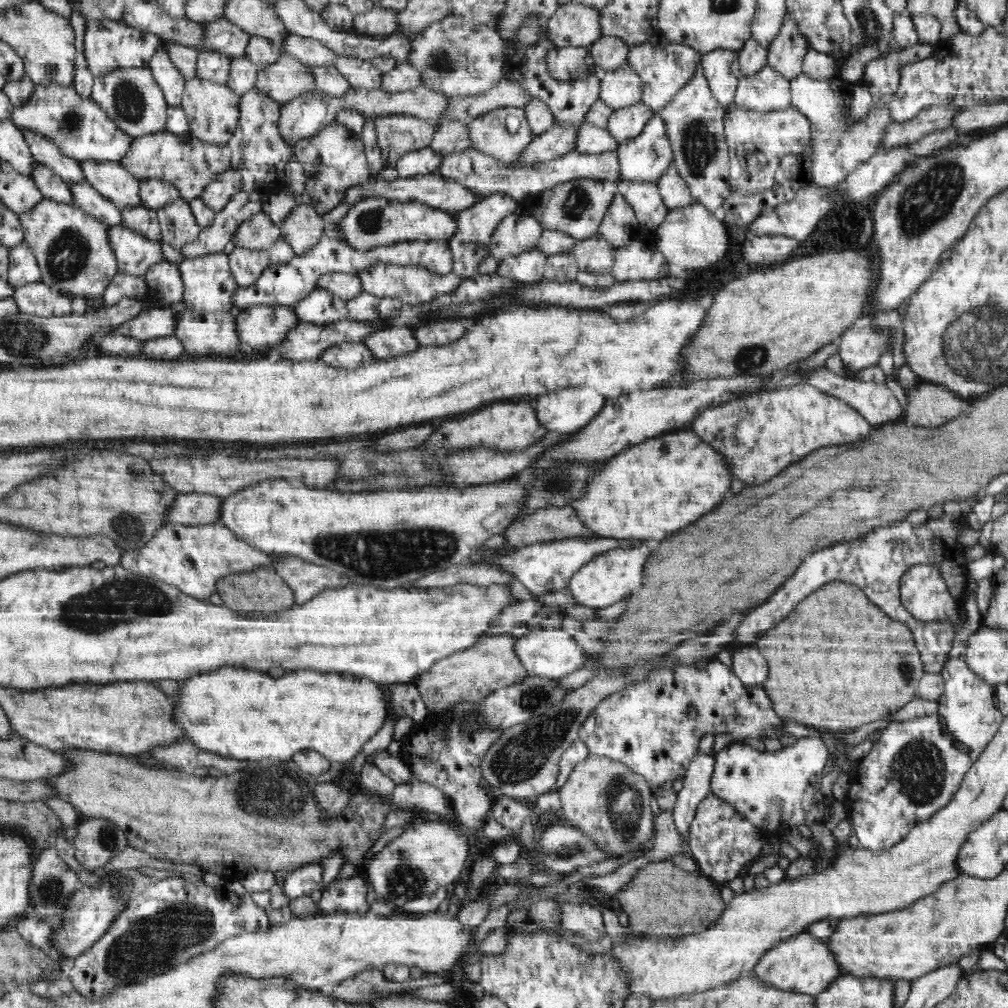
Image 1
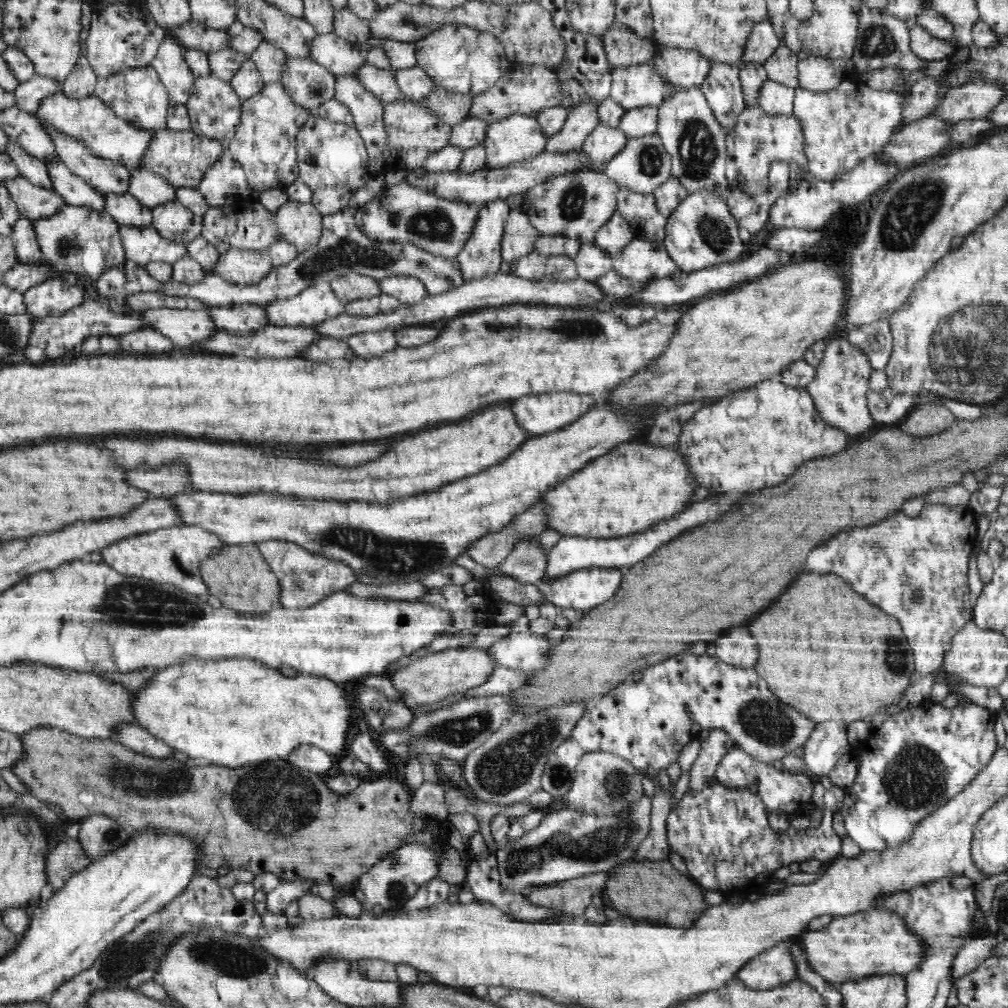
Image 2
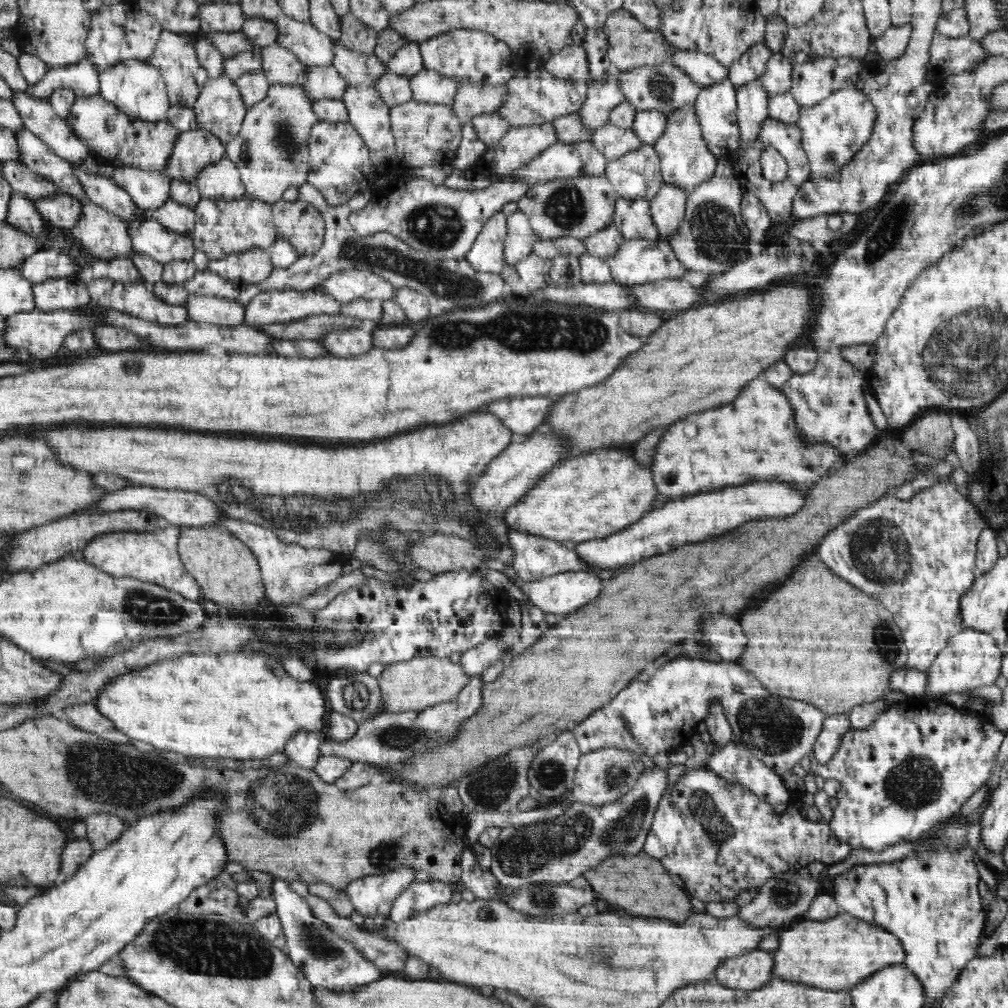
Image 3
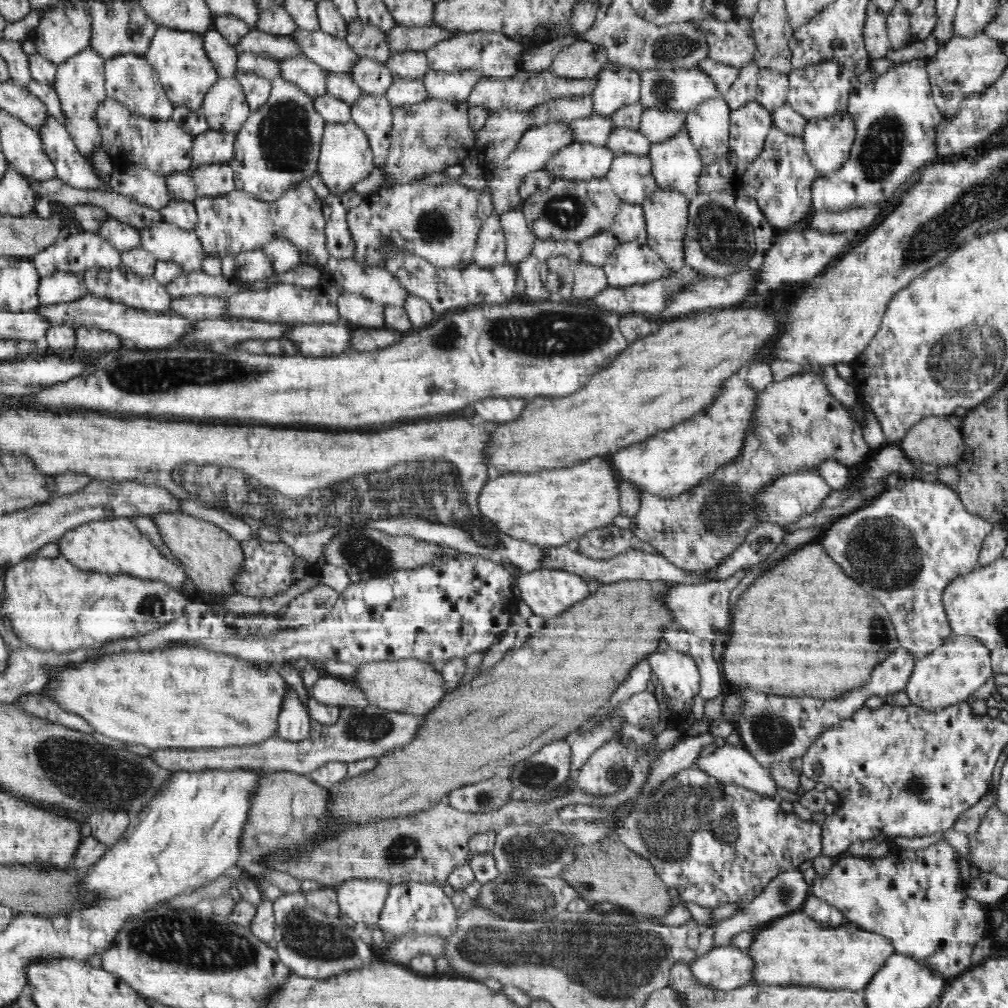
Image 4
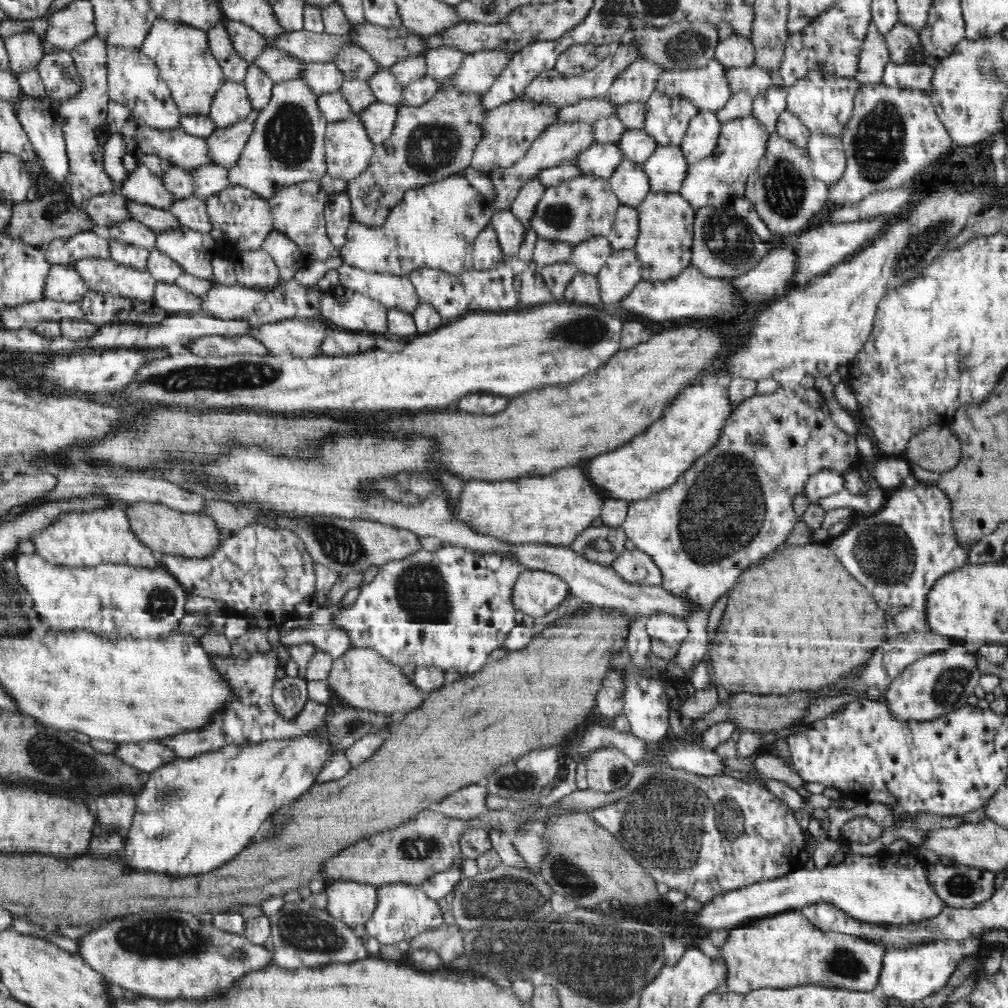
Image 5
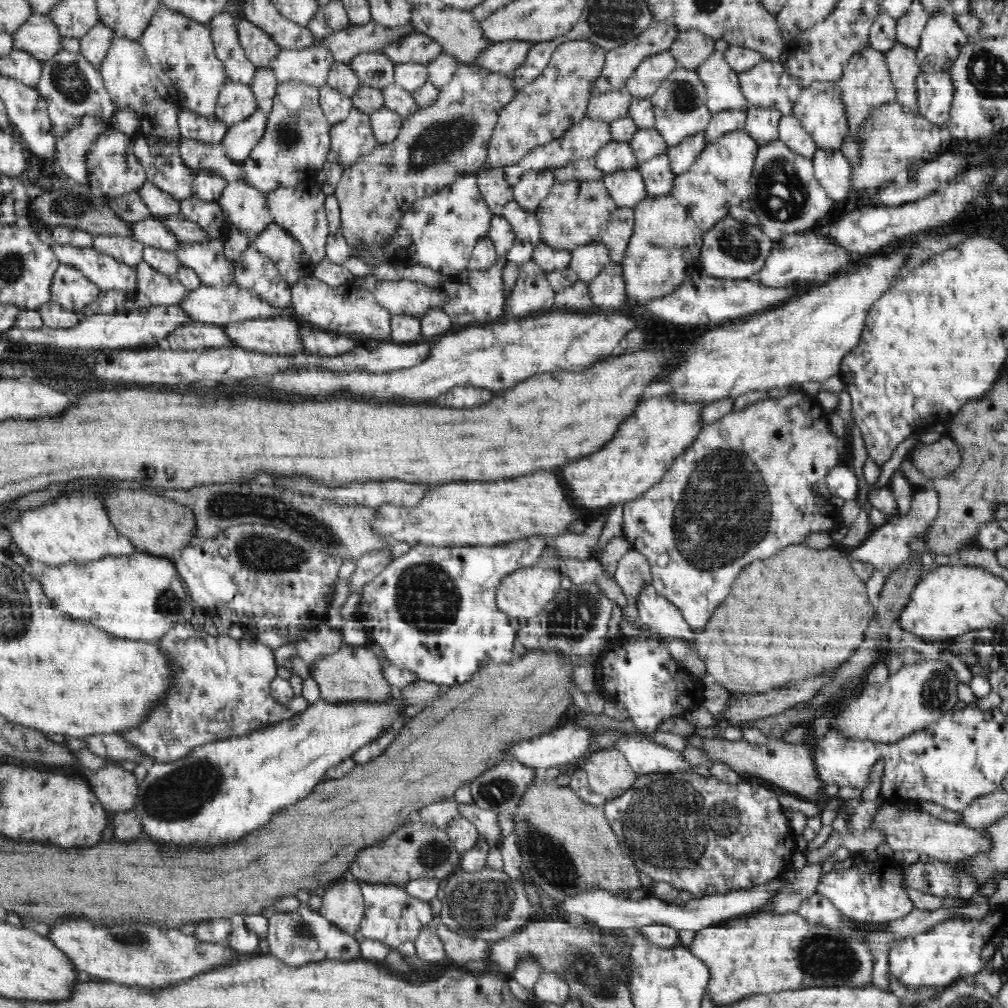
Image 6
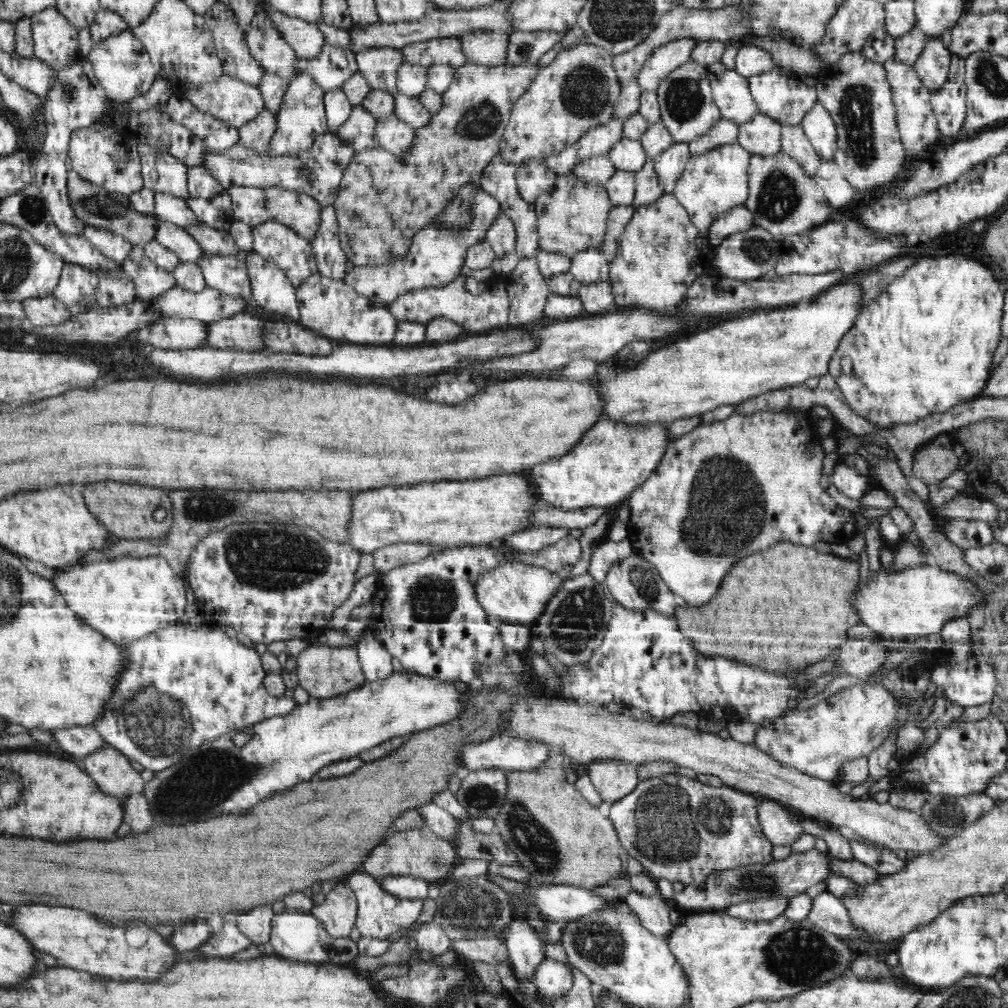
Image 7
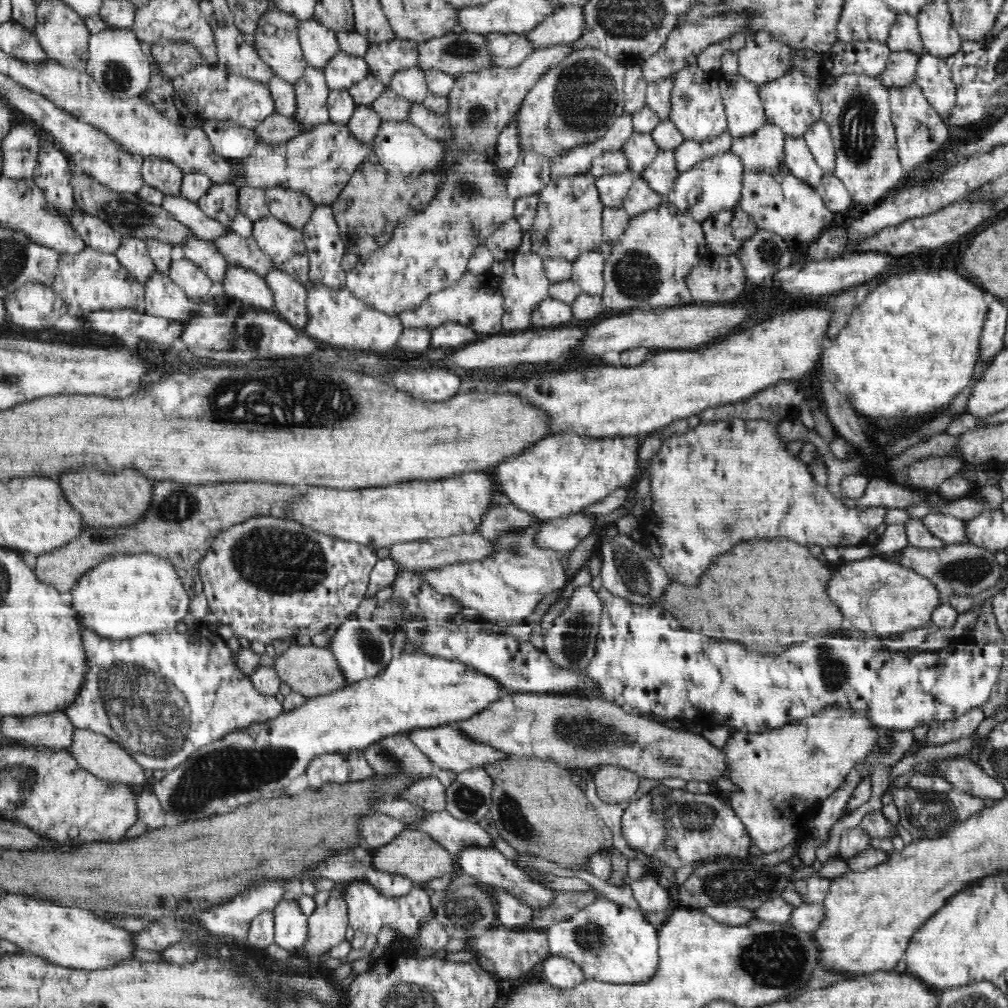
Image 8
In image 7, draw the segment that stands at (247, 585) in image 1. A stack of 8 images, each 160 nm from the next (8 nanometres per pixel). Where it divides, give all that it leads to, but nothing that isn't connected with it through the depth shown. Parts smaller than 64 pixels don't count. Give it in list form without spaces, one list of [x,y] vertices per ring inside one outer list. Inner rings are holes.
[[[100,481],[84,485],[83,495],[88,510],[118,539],[161,539],[173,528],[173,504],[164,489],[140,483]]]

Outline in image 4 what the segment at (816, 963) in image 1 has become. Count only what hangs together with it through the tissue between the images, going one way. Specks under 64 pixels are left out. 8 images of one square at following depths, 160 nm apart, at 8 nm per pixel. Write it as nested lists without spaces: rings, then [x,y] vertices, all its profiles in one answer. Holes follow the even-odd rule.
[[[734,945],[721,946],[697,956],[689,966],[693,977],[717,991],[731,991],[753,982],[753,957]]]

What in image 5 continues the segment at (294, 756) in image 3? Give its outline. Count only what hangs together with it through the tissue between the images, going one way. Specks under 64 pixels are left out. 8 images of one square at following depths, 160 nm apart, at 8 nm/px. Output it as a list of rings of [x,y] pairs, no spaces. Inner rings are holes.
[[[286,675],[273,684],[272,700],[276,711],[286,720],[295,719],[295,716],[303,709],[304,703],[308,700],[307,680]],[[296,688],[298,696],[292,698],[292,694],[286,694],[286,690]]]

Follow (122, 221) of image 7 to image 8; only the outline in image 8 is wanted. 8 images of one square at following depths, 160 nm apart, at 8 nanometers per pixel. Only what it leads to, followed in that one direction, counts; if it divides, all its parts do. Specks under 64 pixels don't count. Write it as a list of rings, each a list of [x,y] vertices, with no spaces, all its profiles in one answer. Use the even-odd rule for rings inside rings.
[[[73,174],[71,185],[76,206],[84,213],[102,219],[122,236],[153,238],[174,246],[182,244],[194,235],[190,228],[174,219],[162,205],[147,203],[138,194],[110,190],[85,174]]]

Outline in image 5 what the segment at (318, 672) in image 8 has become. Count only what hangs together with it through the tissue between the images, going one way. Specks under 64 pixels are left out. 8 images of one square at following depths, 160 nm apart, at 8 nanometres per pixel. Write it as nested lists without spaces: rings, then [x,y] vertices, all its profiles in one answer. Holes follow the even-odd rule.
[[[350,647],[342,656],[333,659],[326,681],[333,696],[347,706],[402,717],[420,707],[424,700],[420,689],[401,668],[370,648]]]

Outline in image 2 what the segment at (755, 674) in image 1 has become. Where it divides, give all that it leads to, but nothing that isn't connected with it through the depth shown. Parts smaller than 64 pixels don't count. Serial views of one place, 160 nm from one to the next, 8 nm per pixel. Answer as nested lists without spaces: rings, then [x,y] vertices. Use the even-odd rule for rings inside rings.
[[[729,628],[712,641],[716,645],[715,655],[735,667],[755,668],[758,650],[748,628]]]

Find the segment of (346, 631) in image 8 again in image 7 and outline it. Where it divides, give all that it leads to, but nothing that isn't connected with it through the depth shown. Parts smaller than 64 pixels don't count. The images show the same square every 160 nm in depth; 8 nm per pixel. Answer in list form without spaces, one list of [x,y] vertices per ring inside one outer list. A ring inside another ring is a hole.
[[[369,633],[358,643],[357,653],[366,681],[384,680],[394,672],[392,655],[374,635]]]

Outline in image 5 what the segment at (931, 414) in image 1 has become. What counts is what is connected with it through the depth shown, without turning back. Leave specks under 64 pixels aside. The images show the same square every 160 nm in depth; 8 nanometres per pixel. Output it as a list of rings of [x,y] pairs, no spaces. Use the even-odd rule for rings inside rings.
[[[932,424],[920,430],[902,453],[912,466],[943,473],[958,464],[961,443],[949,427]]]

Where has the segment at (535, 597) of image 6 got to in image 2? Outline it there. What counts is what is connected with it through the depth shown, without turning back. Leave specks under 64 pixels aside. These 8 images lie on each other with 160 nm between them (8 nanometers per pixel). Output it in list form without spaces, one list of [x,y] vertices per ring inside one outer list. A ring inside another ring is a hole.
[[[588,568],[569,572],[552,583],[536,584],[542,596],[556,608],[588,611],[604,604],[621,587],[624,570]]]

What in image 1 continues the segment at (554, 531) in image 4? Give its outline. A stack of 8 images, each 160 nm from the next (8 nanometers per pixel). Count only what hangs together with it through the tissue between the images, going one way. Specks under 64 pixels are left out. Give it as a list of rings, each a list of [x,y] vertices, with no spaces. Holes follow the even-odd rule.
[[[691,431],[664,434],[660,438],[655,437],[620,451],[606,460],[604,467],[589,480],[588,491],[581,498],[574,499],[571,507],[598,537],[627,541],[652,538],[660,542],[672,532],[676,533],[676,530],[681,530],[709,513],[716,504],[720,504],[724,494],[729,494],[726,490],[732,488],[732,484],[728,474],[729,466],[726,466],[728,460],[724,458],[714,446],[698,439]]]

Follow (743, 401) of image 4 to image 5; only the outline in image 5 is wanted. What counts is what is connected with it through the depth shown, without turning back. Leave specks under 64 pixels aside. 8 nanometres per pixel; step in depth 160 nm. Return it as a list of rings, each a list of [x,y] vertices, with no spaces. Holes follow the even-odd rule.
[[[706,378],[704,386],[692,386],[678,396],[678,400],[665,408],[664,415],[646,432],[630,443],[585,462],[586,476],[605,492],[607,498],[616,500],[644,500],[655,492],[664,491],[677,482],[722,436],[725,420],[733,414],[735,404],[729,401],[728,390],[718,378]]]

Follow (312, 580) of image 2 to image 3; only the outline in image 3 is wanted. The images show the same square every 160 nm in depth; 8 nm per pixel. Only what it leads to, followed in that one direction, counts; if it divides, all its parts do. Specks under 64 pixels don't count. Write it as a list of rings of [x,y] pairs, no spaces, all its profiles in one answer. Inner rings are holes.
[[[232,515],[222,519],[217,526],[228,529],[254,553],[261,568],[265,596],[277,604],[279,611],[288,604],[298,605],[306,595],[312,594],[324,585],[334,582],[336,578],[340,578],[342,566],[348,561],[347,556],[331,550],[307,549],[285,542],[276,535],[275,530],[238,520]]]

